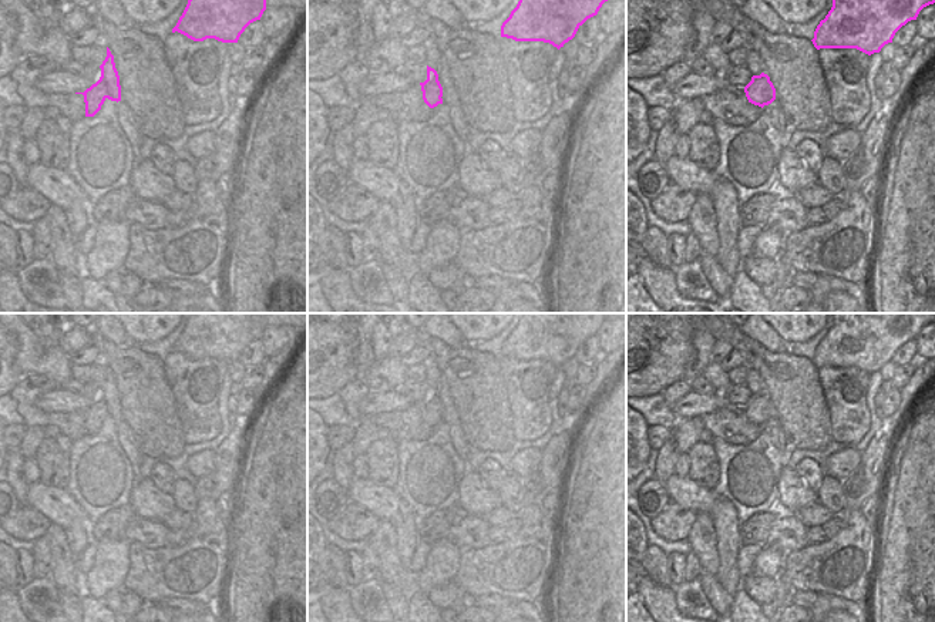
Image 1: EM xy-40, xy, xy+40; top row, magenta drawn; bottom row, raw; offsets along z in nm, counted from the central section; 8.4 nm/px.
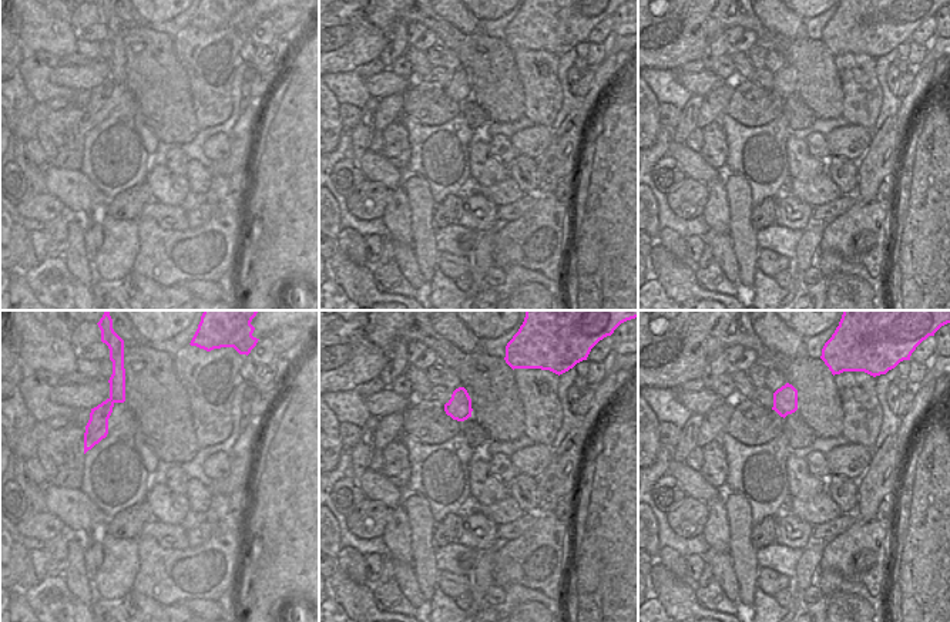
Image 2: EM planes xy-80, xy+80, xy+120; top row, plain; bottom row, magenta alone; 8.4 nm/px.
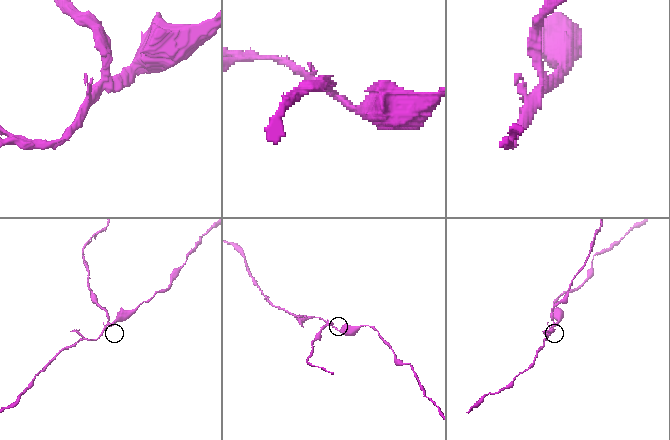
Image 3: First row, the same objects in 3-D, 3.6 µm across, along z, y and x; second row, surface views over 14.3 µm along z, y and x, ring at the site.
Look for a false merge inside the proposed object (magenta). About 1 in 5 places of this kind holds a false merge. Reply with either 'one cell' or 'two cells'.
two cells

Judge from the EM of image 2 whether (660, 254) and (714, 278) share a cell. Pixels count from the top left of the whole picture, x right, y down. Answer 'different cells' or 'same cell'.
different cells

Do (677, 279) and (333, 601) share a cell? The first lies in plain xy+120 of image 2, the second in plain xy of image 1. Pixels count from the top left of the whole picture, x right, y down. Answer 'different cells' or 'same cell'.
same cell

